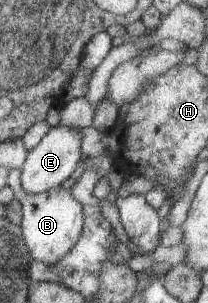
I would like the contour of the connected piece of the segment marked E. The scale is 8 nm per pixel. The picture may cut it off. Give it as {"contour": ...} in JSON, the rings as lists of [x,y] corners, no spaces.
{"contour":[[[57,125],[50,128],[41,141],[29,152],[27,159],[21,168],[21,185],[24,191],[41,194],[59,187],[63,181],[67,181],[73,171],[77,169],[79,161],[84,159],[83,135],[77,127]]]}

